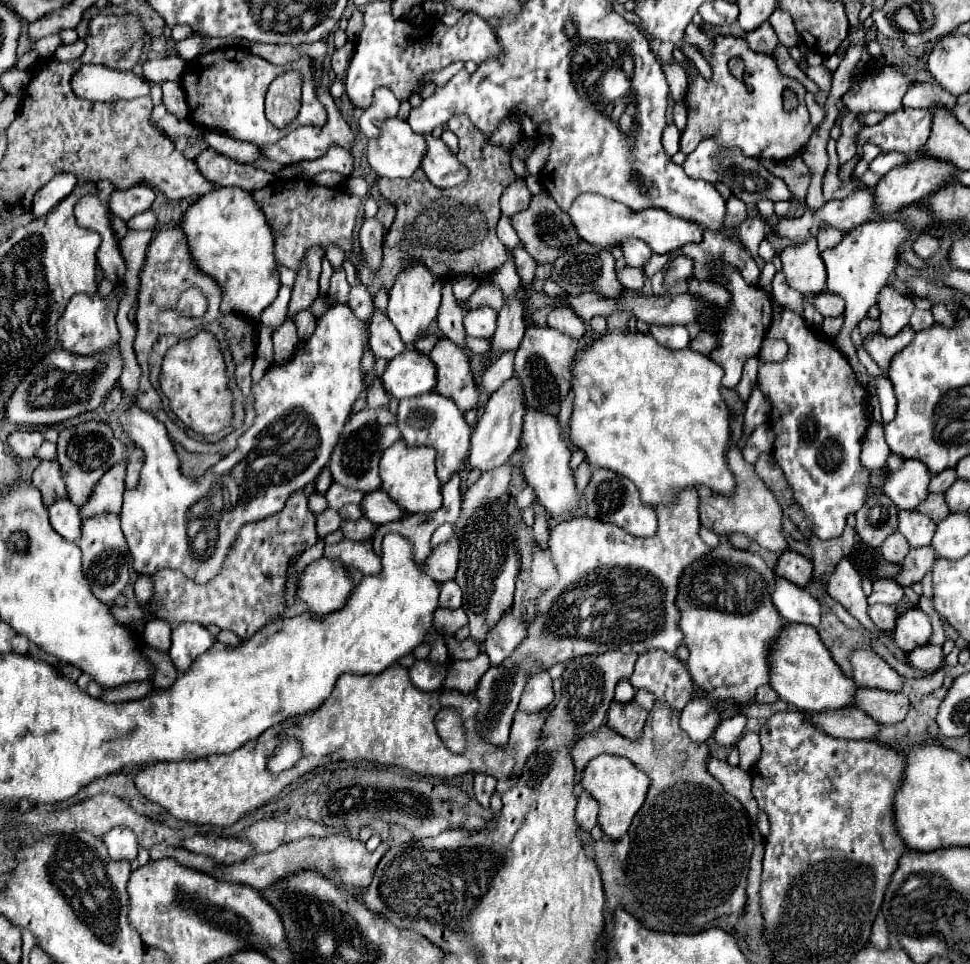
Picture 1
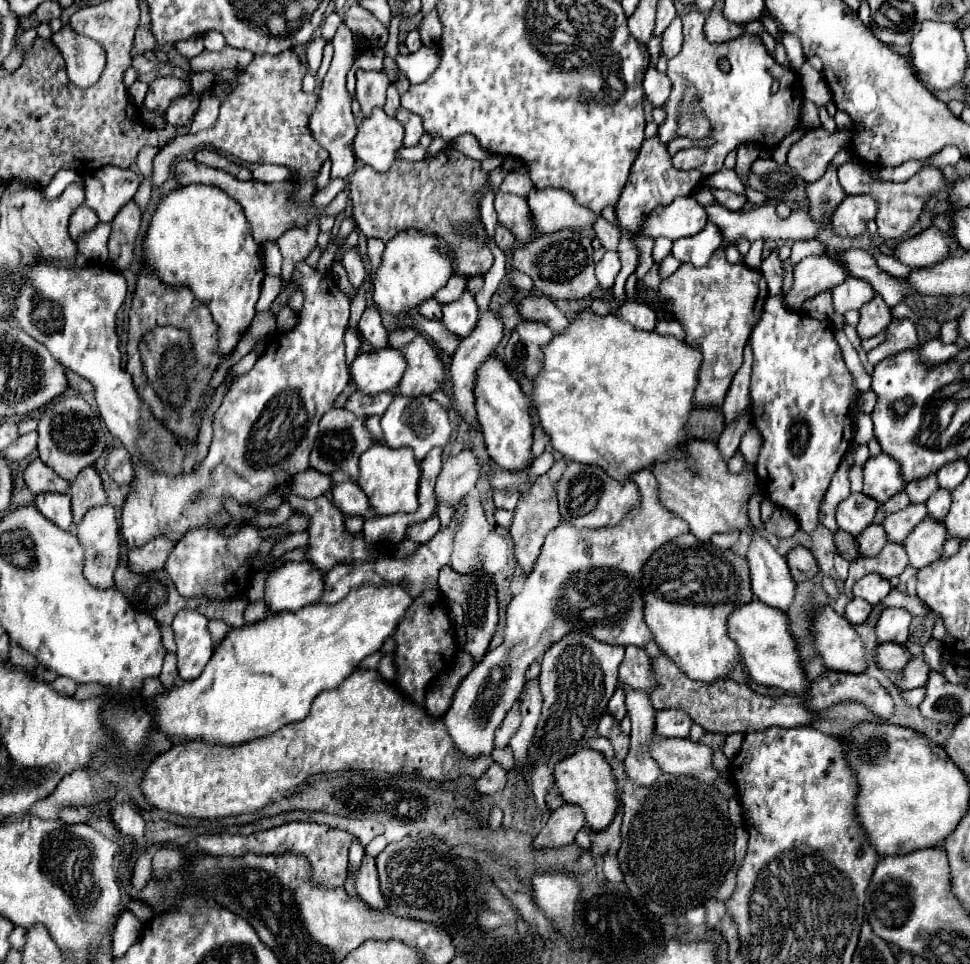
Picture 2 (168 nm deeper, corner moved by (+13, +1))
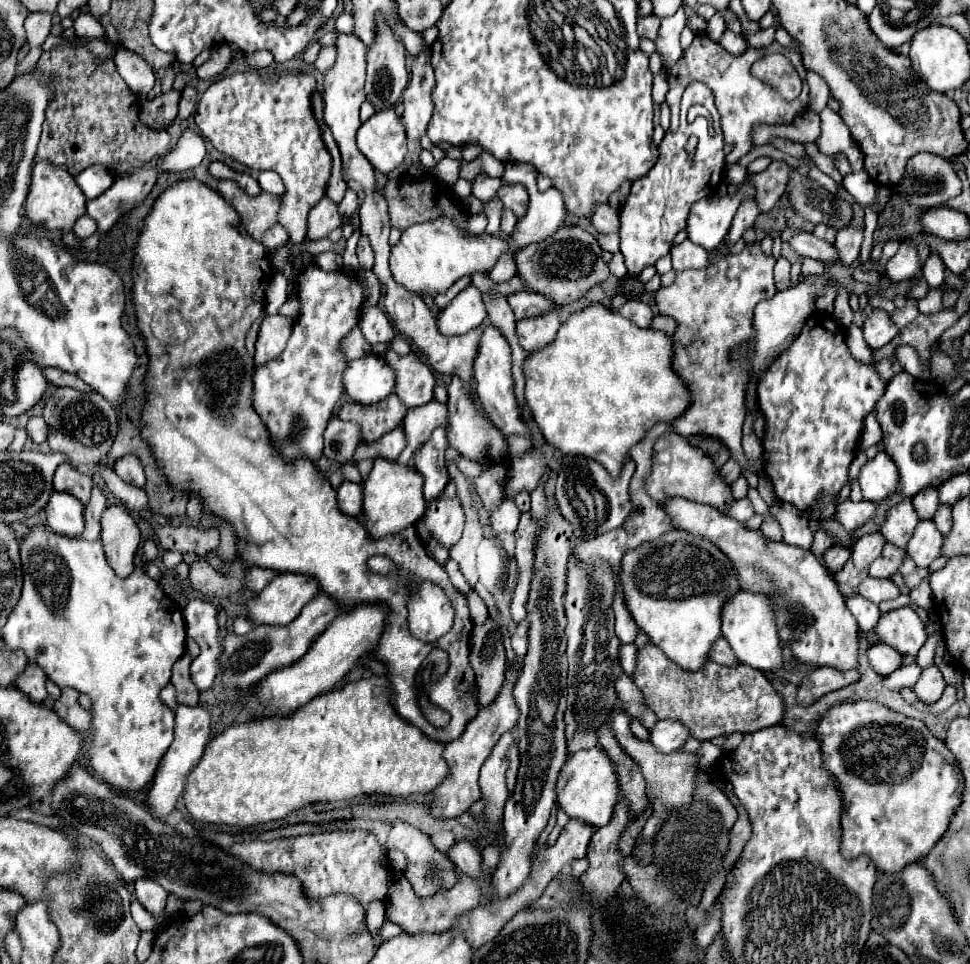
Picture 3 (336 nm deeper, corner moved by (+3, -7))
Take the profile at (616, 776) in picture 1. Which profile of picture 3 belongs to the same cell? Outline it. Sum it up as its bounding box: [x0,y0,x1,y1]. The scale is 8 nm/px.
[556,746,618,828]

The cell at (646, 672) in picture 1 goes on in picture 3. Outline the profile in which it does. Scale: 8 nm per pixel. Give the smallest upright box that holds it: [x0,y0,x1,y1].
[618,644,638,676]

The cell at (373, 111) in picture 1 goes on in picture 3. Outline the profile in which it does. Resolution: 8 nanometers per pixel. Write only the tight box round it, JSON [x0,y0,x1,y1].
[364,12,410,112]

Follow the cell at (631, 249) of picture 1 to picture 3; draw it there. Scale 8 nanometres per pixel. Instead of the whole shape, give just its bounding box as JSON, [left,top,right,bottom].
[590,204,620,234]

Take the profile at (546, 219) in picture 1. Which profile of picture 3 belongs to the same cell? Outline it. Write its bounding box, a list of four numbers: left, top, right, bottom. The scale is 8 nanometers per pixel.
[498,184,528,218]

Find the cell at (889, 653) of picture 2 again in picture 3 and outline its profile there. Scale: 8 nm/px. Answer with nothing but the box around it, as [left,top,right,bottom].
[868,644,902,676]

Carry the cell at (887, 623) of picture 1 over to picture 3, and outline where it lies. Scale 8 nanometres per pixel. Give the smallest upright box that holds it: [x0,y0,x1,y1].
[846,596,880,632]

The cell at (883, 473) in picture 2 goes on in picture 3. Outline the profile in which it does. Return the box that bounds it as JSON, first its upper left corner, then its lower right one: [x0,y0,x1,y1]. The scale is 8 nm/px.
[858,450,898,502]

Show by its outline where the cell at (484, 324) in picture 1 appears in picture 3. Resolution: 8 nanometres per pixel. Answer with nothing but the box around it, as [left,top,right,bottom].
[436,286,486,334]

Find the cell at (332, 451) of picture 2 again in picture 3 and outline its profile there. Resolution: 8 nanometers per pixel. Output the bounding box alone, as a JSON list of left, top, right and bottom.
[324,416,360,464]

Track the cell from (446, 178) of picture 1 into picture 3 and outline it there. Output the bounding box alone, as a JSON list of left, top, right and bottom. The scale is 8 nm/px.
[402,52,436,140]

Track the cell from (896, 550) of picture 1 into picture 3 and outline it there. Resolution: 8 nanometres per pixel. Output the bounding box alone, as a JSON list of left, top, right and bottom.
[852,532,886,572]

